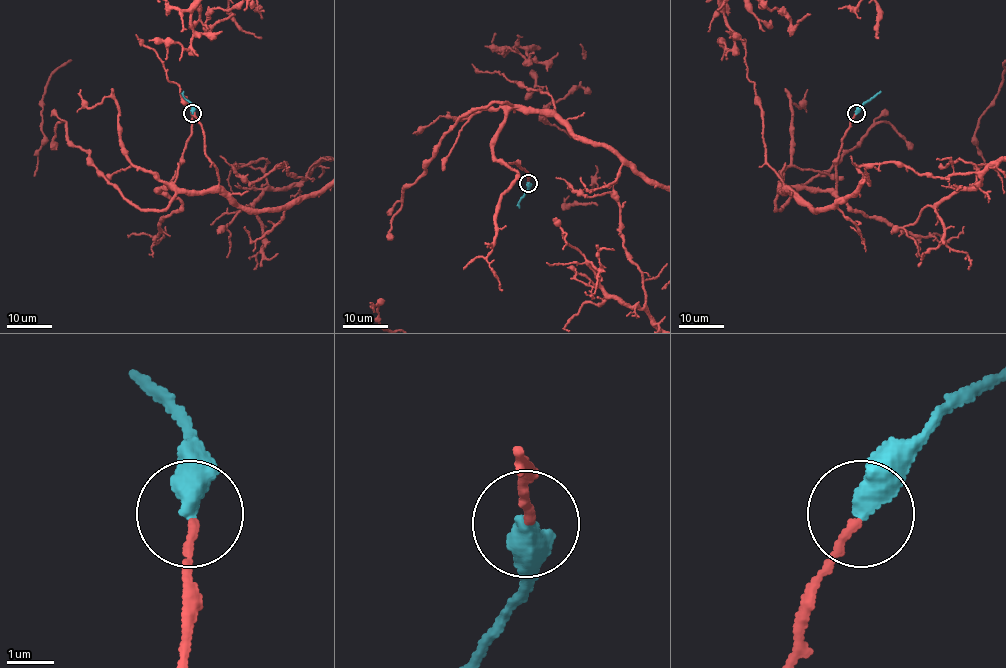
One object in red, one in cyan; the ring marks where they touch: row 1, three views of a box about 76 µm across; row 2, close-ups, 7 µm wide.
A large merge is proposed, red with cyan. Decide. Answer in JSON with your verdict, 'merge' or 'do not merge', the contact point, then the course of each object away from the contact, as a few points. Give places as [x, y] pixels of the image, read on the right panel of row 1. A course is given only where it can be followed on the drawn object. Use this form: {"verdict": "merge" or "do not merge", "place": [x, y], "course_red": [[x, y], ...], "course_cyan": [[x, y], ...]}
{"verdict": "merge", "place": [856, 113], "course_cyan": [[855, 113], [880, 91]]}

